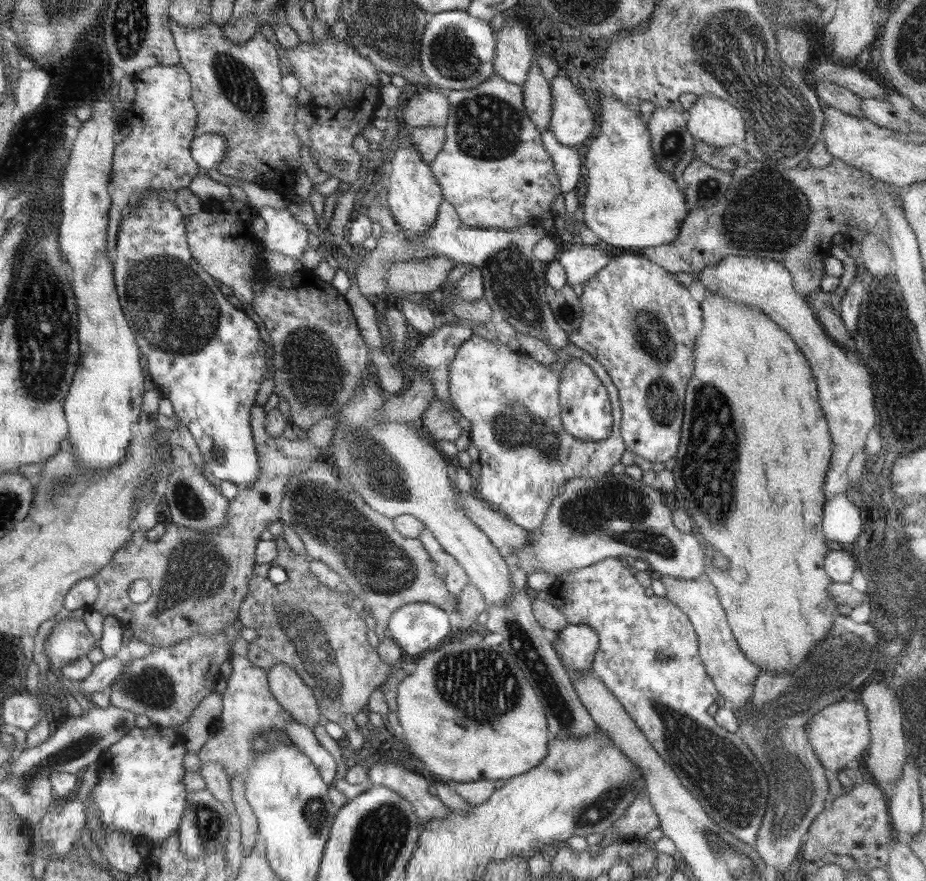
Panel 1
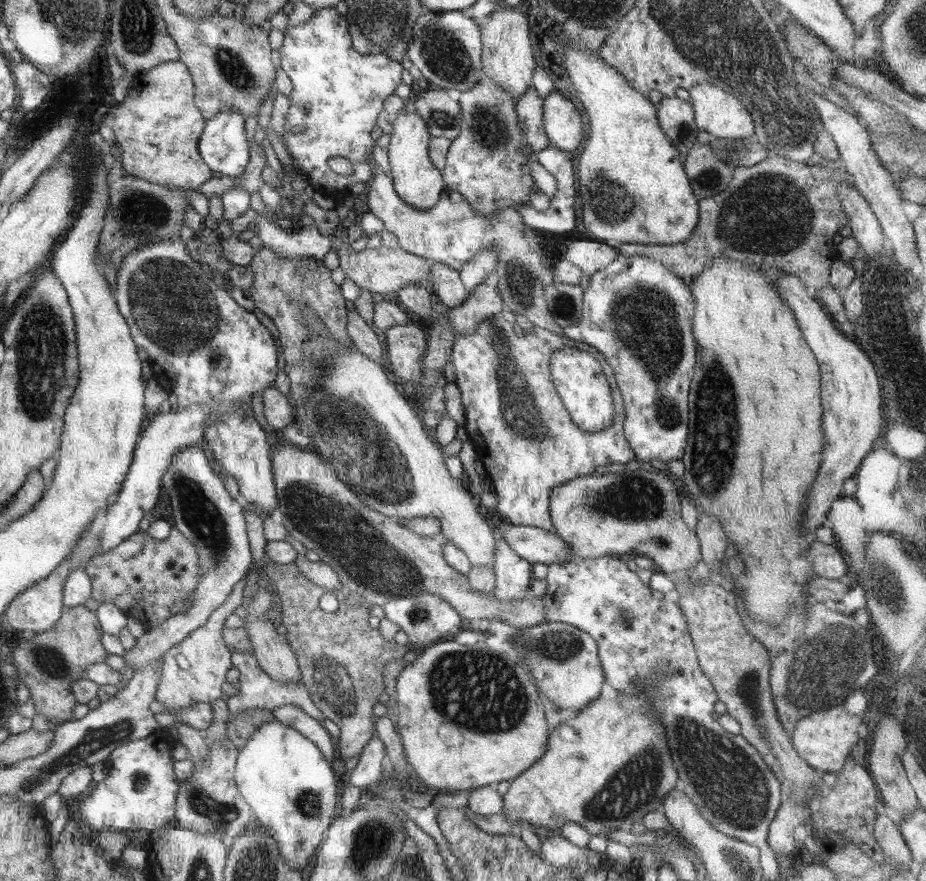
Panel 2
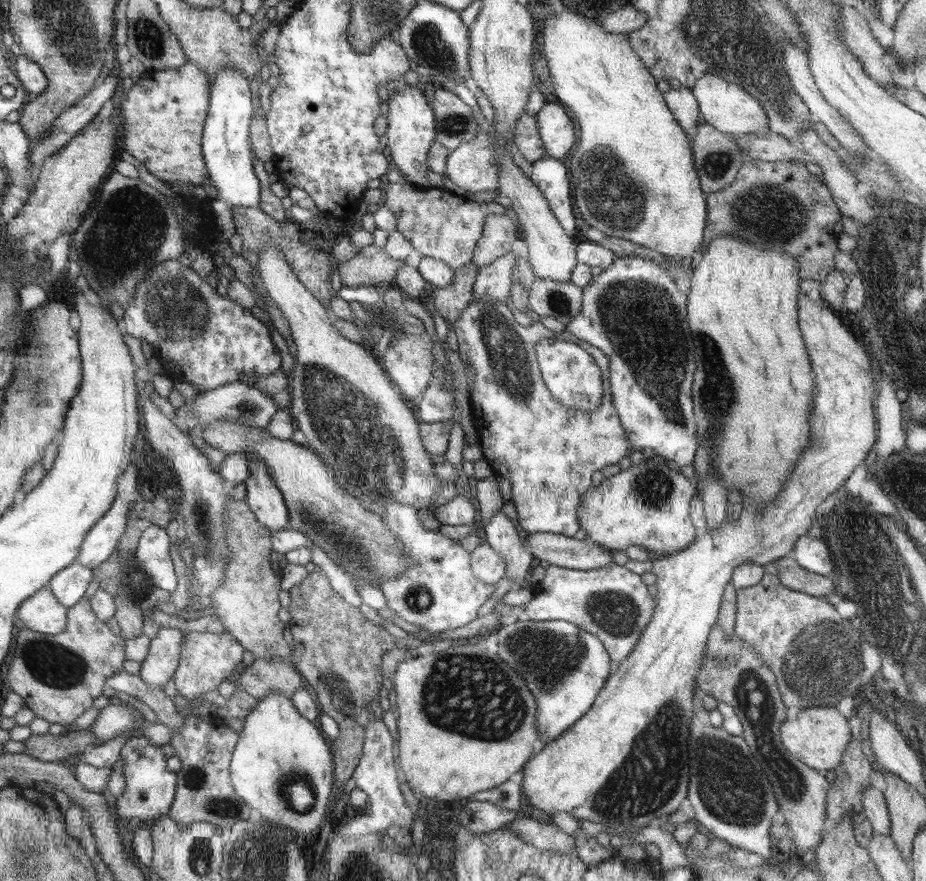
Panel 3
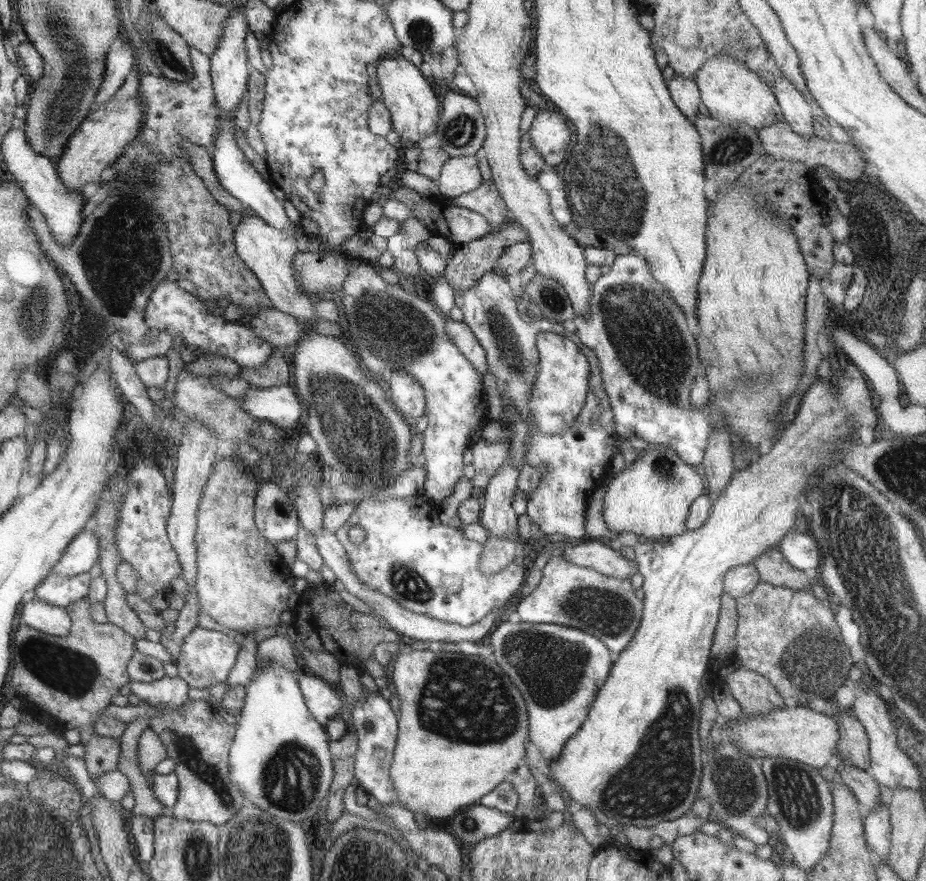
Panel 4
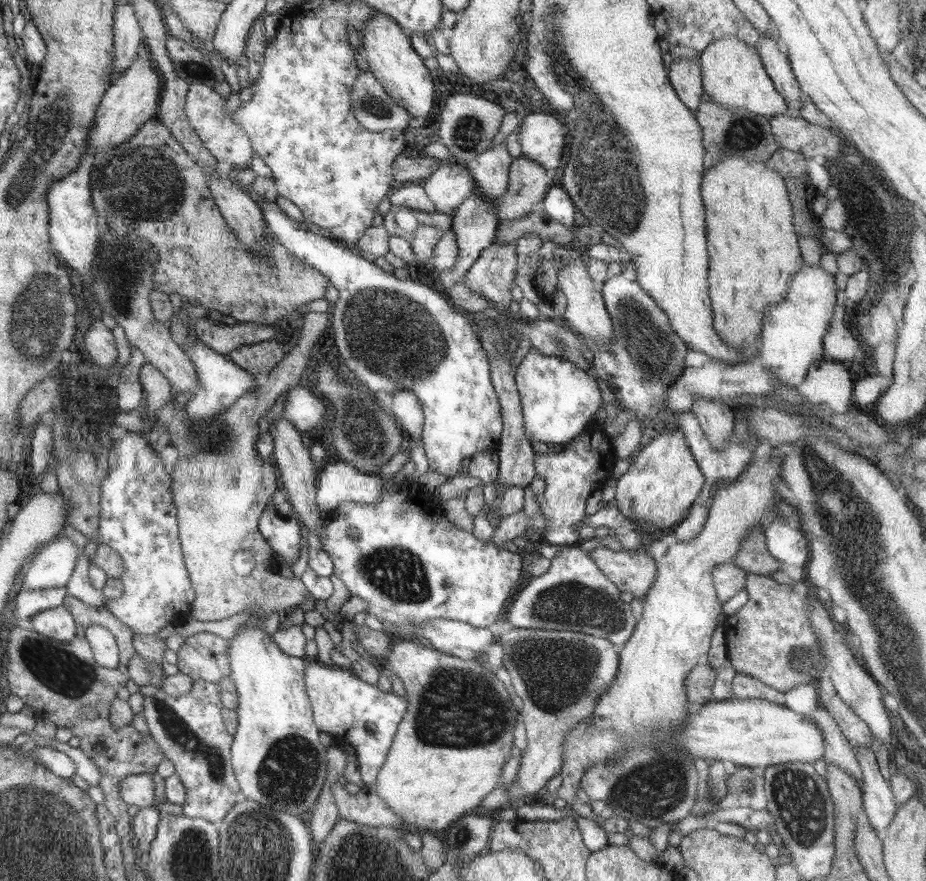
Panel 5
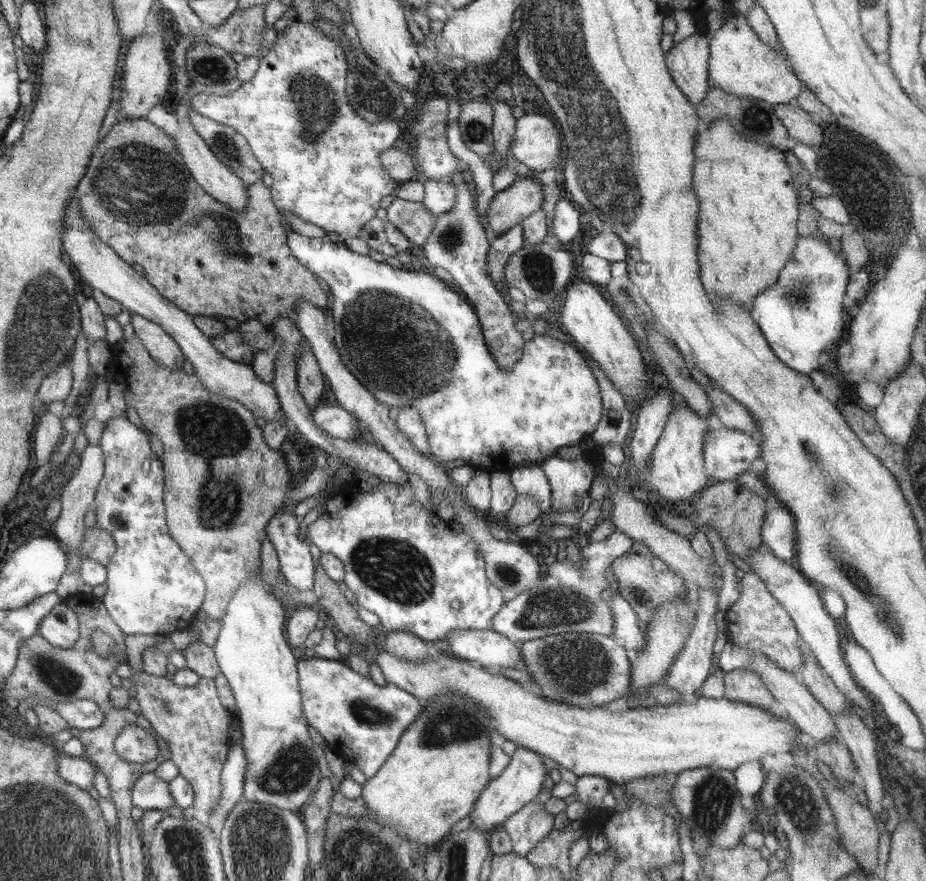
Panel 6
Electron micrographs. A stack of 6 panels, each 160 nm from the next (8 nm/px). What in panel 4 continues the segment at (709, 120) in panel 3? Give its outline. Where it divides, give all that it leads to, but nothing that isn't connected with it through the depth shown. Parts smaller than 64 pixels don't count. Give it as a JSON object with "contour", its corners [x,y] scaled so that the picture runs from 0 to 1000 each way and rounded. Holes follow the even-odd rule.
{"contour":[[[771,62],[754,79],[749,90],[756,103],[758,118],[765,123],[766,131],[780,141],[806,141],[820,148],[834,143],[846,129],[835,100],[812,83],[803,72],[788,62]]]}

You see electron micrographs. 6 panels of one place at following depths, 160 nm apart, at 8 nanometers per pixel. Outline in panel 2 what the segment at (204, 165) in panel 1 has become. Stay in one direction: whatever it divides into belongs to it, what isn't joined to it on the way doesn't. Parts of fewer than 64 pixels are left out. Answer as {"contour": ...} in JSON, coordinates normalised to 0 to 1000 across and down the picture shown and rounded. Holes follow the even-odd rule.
{"contour":[[[244,120],[239,128],[221,137],[221,149],[216,158],[216,174],[227,193],[239,195],[242,207],[248,202],[259,201],[268,188],[268,179],[272,179],[272,168],[266,159],[263,150],[263,129],[254,120]]]}

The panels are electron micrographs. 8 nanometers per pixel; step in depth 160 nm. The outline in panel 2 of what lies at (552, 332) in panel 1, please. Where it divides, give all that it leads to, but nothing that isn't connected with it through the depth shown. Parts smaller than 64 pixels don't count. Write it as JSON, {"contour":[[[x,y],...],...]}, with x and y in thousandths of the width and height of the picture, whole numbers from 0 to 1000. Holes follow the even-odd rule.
{"contour":[[[411,193],[404,199],[395,218],[395,234],[430,271],[431,281],[494,308],[522,284],[532,281],[538,294],[533,306],[538,312],[537,330],[544,347],[556,356],[568,359],[581,372],[609,380],[609,373],[598,363],[589,342],[590,322],[585,313],[590,295],[566,269],[568,255],[558,237],[542,236],[530,243],[516,243],[496,218],[482,216],[471,233],[454,238],[432,224],[424,211],[423,200]]]}

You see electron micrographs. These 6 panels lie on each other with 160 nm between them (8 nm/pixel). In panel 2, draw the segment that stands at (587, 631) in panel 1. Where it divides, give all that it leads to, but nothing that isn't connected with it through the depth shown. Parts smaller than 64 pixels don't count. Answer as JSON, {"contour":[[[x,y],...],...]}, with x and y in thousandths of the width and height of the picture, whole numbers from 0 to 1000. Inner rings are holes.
{"contour":[[[590,706],[564,714],[548,726],[552,733],[552,741],[562,756],[568,758],[579,776],[582,785],[586,785],[595,799],[604,808],[607,805],[625,805],[636,795],[644,795],[648,790],[650,778],[653,776],[652,762],[647,748],[645,729],[634,717],[620,713],[609,706]]]}

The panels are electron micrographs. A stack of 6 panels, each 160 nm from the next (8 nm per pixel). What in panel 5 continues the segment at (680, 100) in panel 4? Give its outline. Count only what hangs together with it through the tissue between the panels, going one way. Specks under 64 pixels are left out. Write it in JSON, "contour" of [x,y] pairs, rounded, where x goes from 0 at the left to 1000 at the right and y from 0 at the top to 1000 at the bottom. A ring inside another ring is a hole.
{"contour":[[[734,67],[721,77],[721,89],[732,111],[748,127],[758,116],[760,107],[755,67]]]}

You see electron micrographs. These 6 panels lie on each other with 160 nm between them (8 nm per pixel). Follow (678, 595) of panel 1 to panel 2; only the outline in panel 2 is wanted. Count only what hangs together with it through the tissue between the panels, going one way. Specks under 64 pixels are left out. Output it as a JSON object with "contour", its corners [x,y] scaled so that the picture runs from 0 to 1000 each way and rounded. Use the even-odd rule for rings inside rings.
{"contour":[[[724,652],[725,659],[729,663],[729,669],[733,672],[732,688],[739,697],[745,722],[747,723],[754,754],[759,764],[771,778],[775,795],[782,797],[784,806],[799,822],[799,835],[802,835],[827,863],[827,867],[836,874],[840,885],[843,888],[844,897],[851,897],[859,909],[865,914],[877,913],[878,908],[890,901],[887,896],[887,877],[875,871],[871,865],[860,854],[854,843],[853,837],[846,827],[844,821],[835,798],[835,788],[832,783],[830,767],[833,759],[833,738],[816,726],[813,720],[801,708],[799,697],[797,697],[796,679],[790,671],[785,671],[774,662],[774,658],[762,659],[761,662],[748,662],[741,652]]]}

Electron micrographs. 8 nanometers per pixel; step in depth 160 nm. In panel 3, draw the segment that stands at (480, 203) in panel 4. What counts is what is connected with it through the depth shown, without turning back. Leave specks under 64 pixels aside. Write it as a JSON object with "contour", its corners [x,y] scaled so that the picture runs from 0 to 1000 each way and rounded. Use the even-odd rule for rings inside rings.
{"contour":[[[528,243],[523,253],[522,267],[514,276],[509,295],[513,302],[525,302],[552,285],[554,275],[563,269],[559,254],[545,243]]]}

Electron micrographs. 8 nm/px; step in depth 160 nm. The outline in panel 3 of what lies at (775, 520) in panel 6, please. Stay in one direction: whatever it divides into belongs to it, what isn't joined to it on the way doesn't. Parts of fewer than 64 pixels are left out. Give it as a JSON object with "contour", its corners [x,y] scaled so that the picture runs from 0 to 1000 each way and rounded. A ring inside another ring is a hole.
{"contour":[[[866,608],[857,619],[857,636],[873,646],[875,649],[900,655],[902,652],[902,640],[896,629],[896,623],[889,611],[877,611],[877,608]]]}

